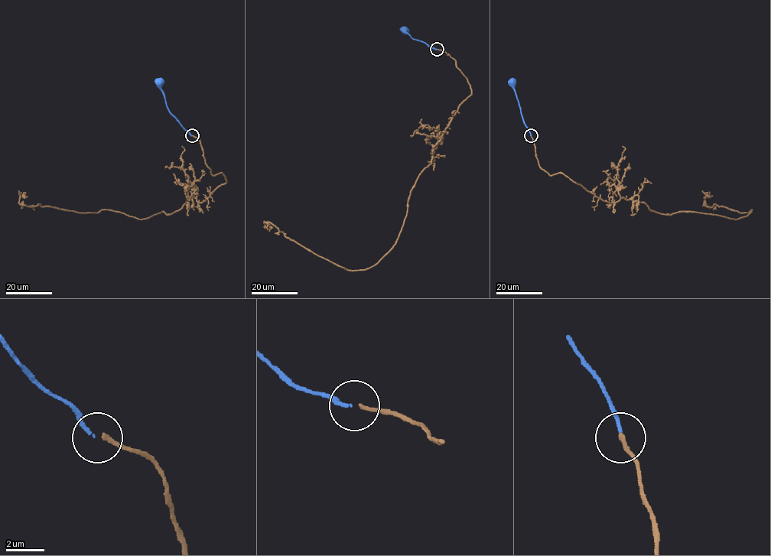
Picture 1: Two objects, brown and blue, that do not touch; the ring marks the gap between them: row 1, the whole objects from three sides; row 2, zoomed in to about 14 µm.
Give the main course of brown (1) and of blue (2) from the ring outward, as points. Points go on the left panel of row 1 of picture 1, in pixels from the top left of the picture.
1: (192, 136), (210, 173), (222, 173), (226, 182), (171, 214), (138, 219), (30, 207), (18, 203), (24, 196)
2: (191, 136), (170, 112), (160, 82)

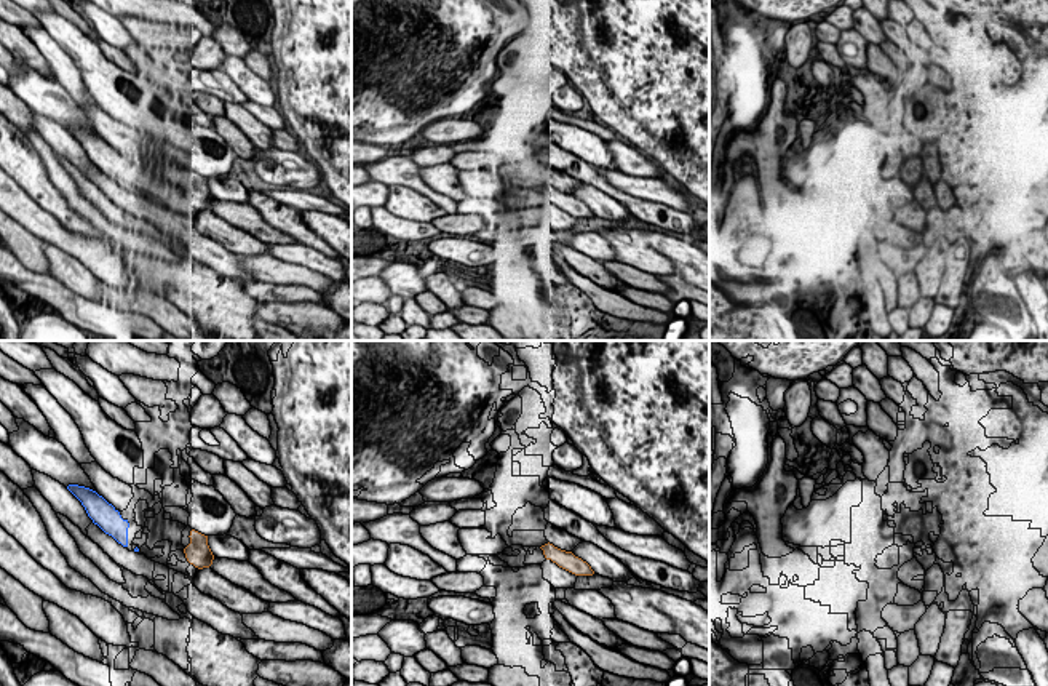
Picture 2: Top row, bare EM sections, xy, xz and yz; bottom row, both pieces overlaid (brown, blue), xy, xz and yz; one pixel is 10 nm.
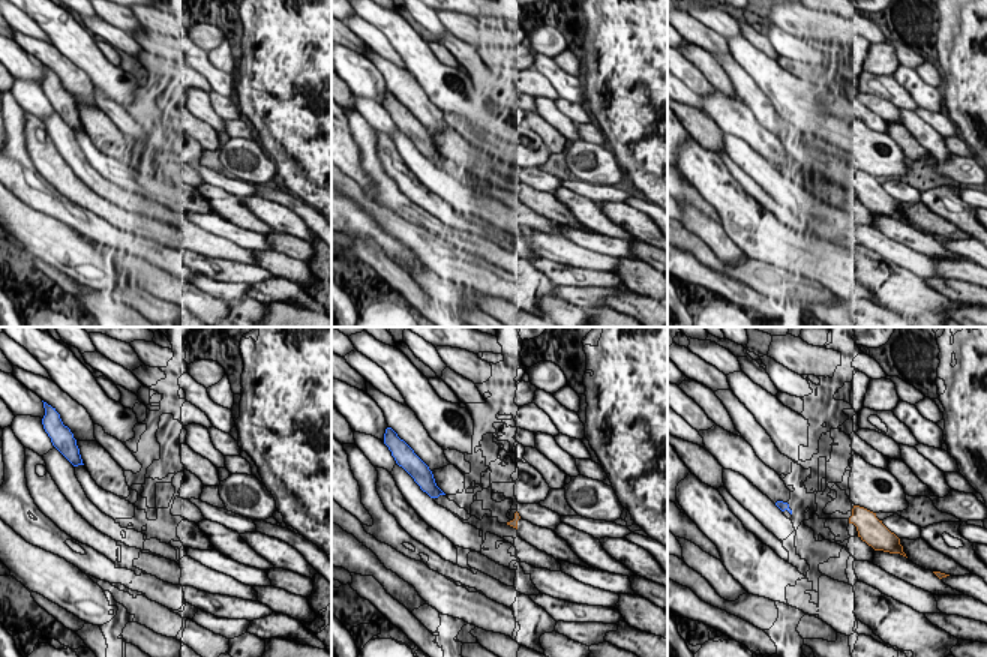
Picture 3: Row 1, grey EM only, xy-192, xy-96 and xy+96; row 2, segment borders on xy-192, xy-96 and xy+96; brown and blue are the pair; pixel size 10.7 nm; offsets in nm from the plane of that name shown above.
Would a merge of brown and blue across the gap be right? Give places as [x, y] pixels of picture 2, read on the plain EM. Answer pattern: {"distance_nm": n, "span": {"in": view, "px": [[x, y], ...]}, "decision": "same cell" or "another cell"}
{"distance_nm": 460, "span": {"in": "xy", "px": [[184, 191], [138, 191]]}, "decision": "another cell"}

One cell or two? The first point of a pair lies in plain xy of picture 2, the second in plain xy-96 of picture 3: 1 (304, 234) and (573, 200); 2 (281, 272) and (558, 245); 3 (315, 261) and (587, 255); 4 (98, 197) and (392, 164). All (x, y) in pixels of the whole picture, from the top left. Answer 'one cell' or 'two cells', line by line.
1: one cell
2: one cell
3: two cells
4: one cell

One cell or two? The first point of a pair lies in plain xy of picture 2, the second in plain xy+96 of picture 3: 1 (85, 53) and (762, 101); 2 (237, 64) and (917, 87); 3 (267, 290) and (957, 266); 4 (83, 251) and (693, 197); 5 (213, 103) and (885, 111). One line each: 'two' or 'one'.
1: two
2: one
3: two
4: one
5: one

